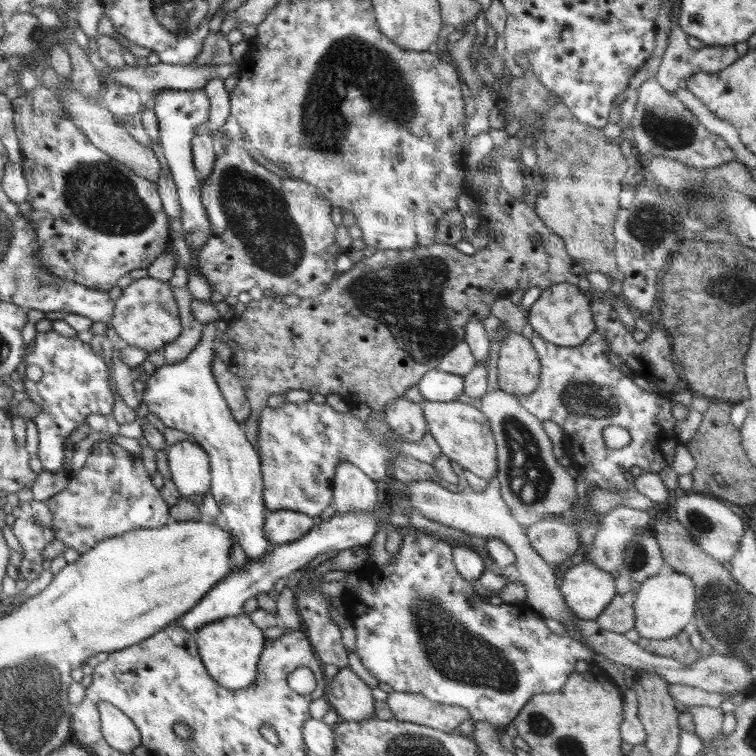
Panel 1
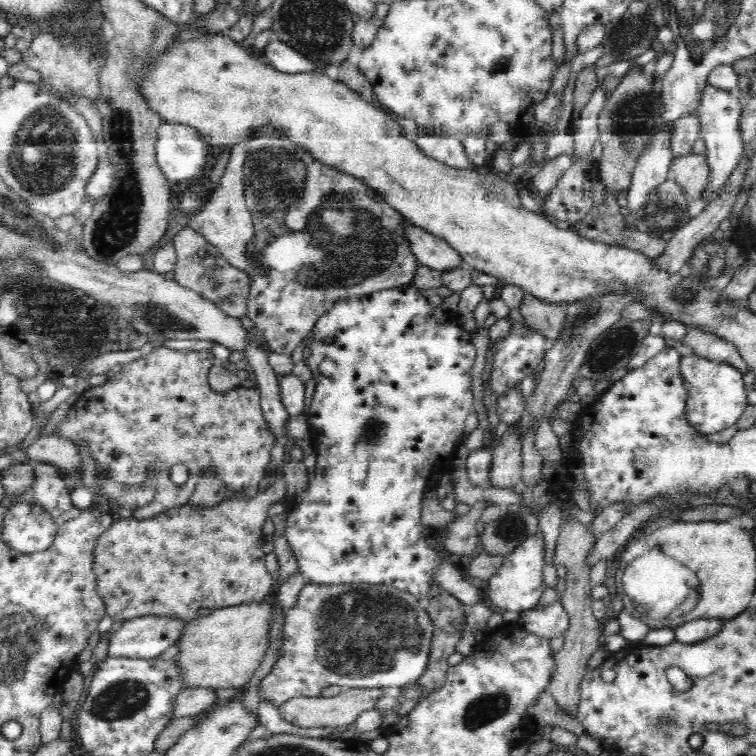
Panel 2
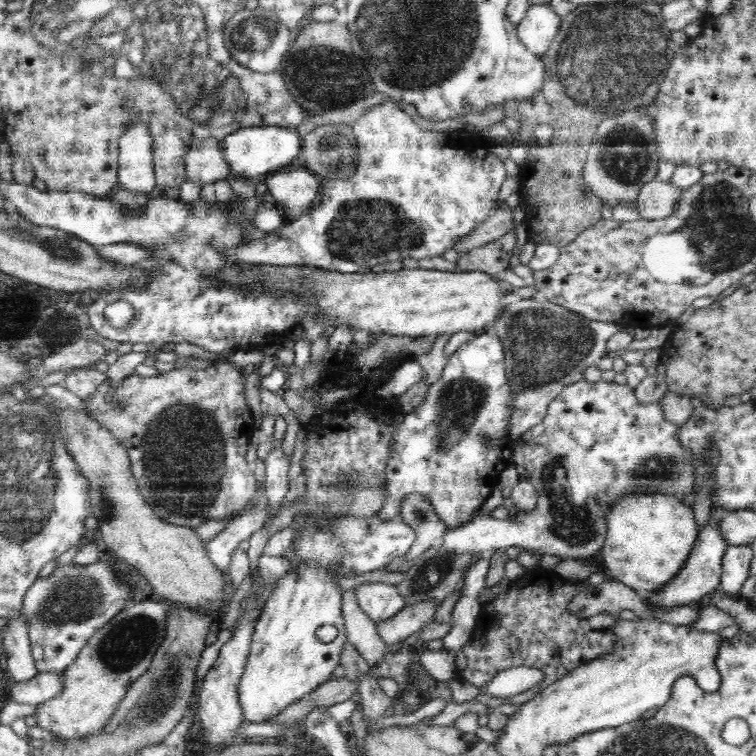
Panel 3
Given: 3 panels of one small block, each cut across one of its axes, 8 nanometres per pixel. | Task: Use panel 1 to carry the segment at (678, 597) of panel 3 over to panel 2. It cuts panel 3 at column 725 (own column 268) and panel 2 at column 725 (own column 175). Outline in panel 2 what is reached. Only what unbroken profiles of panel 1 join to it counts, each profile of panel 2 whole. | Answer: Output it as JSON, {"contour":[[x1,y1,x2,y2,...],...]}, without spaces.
{"contour":[[693,355,692,358,682,358,680,361,680,375,688,391,686,421,702,435,718,433,736,424,749,406,748,391,743,381,745,374,728,363,714,362]]}

